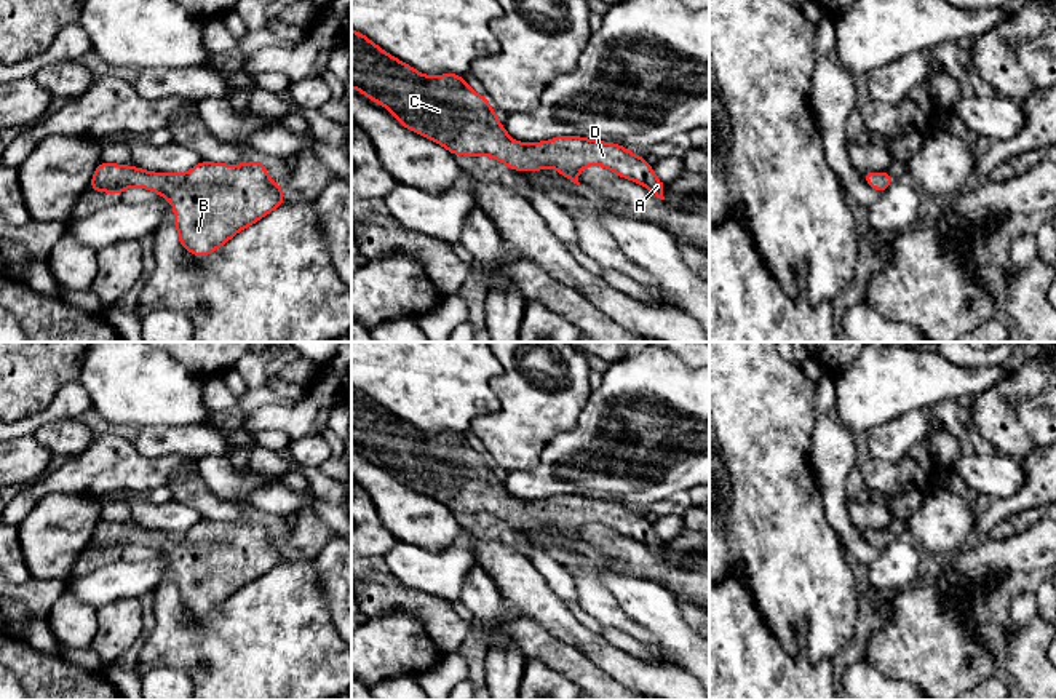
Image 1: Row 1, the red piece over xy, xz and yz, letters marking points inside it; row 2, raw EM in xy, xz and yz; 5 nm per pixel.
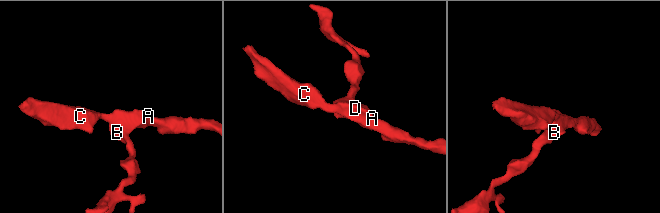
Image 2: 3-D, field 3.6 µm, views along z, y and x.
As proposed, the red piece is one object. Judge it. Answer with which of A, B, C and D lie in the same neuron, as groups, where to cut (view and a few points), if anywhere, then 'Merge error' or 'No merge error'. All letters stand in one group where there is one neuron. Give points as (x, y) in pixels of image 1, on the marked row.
Groups: A B C D. No split. No merge error

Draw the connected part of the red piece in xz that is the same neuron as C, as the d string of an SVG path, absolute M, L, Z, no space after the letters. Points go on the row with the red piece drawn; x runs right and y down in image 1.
M355 29L351 88L383 104L404 128L441 144L455 157L489 155L516 171L542 171L551 166L577 185L580 169L599 165L645 185L652 195L665 200L663 182L652 165L625 145L580 136L556 136L534 144L514 142L489 101L474 93L462 75L423 75Z

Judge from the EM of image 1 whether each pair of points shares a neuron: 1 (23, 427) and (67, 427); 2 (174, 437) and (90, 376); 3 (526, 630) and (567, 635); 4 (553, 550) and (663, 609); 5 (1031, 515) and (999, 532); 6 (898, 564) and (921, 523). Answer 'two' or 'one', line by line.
1: two
2: two
3: two
4: one
5: one
6: two

